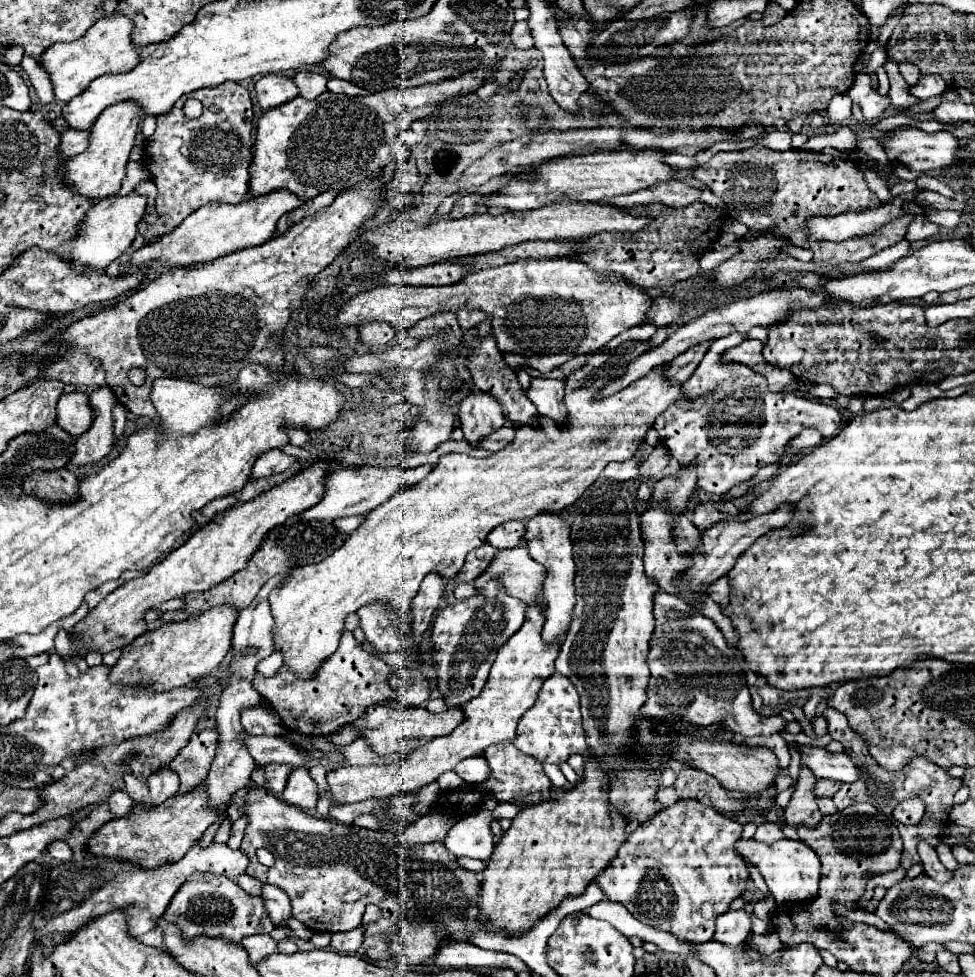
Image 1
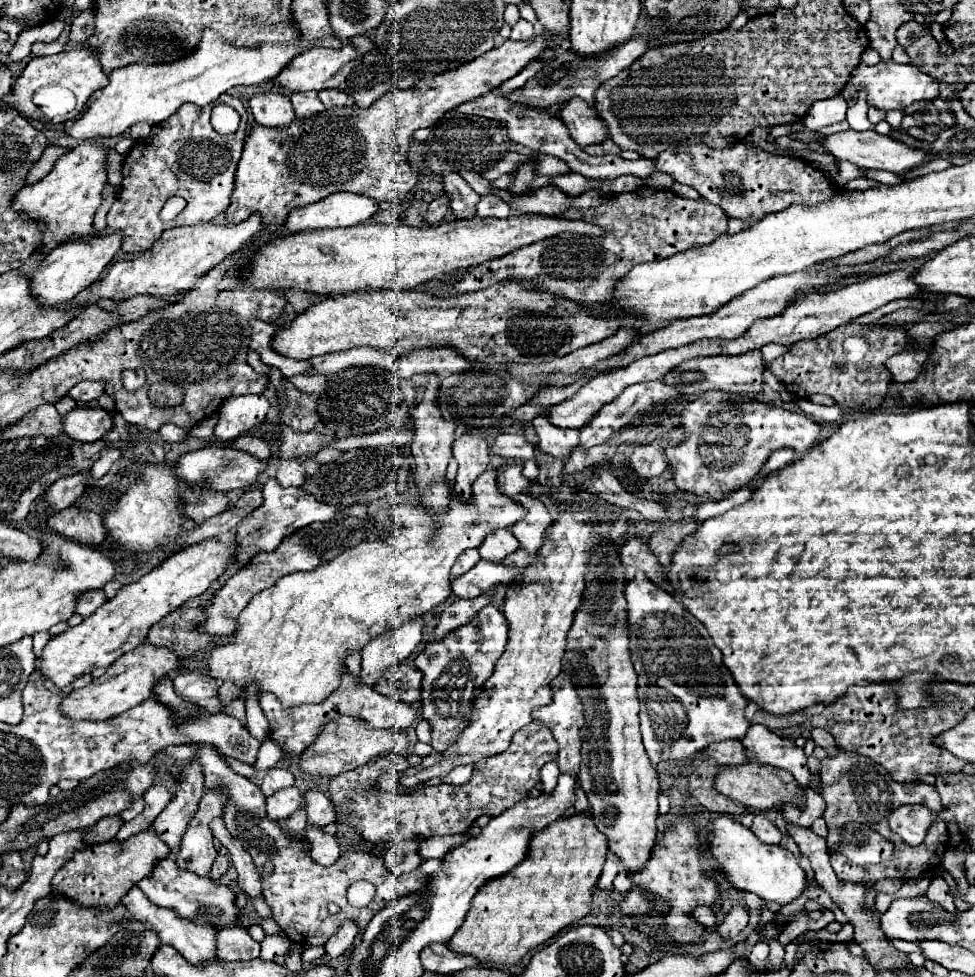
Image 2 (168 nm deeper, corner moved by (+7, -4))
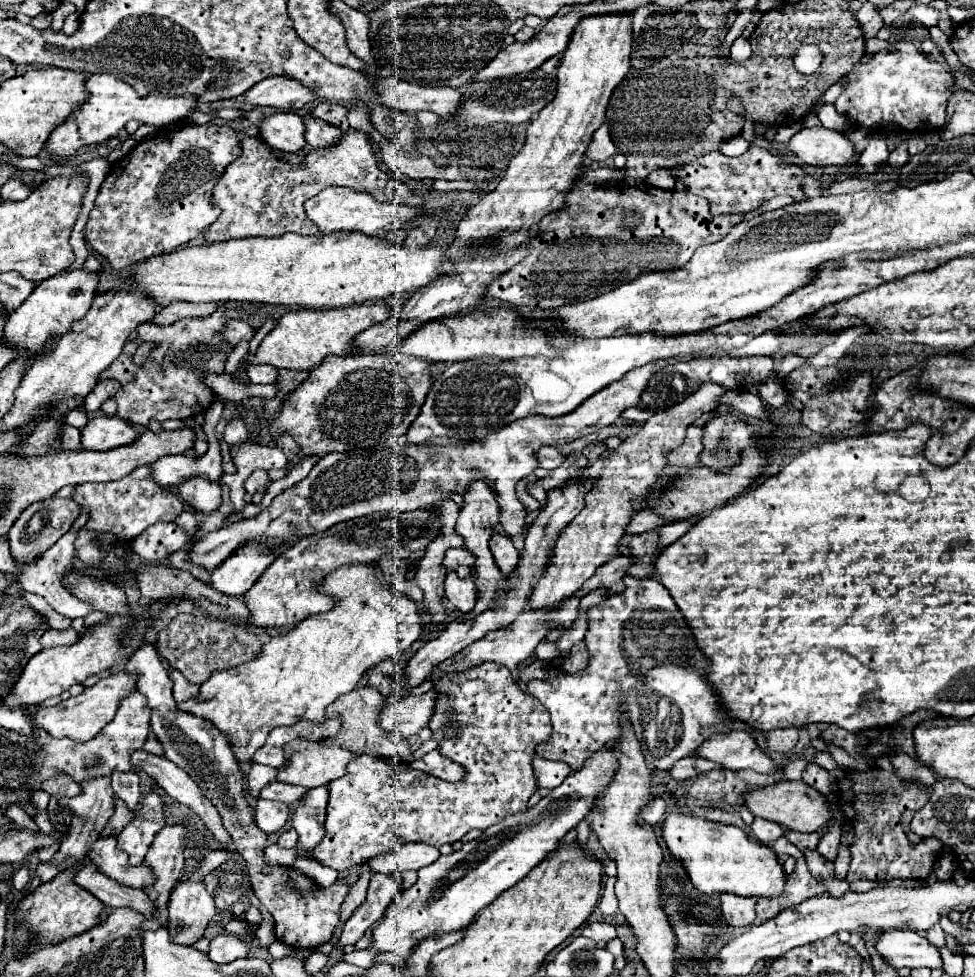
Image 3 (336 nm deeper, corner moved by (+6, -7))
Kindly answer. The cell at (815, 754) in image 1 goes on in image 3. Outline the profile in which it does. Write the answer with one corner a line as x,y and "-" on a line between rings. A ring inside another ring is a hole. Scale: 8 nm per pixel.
731,730
727,734
713,734
705,740
693,756
707,758
717,762
721,768
729,770
755,770
761,774
777,774
781,780
783,770
775,766
775,762
765,756
749,732
745,730

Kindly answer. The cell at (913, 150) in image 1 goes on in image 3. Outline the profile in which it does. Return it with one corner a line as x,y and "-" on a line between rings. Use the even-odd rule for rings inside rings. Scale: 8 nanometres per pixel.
823,126
801,128
785,146
809,166
845,166
853,156
849,138

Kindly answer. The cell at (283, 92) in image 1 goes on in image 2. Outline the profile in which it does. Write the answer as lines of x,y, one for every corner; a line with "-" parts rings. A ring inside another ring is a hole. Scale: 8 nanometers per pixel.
278,89
252,95
248,105
250,105
250,111
252,111
256,123
266,125
266,127
284,127
284,125
292,123
292,119
294,119
294,109
292,109
290,97

